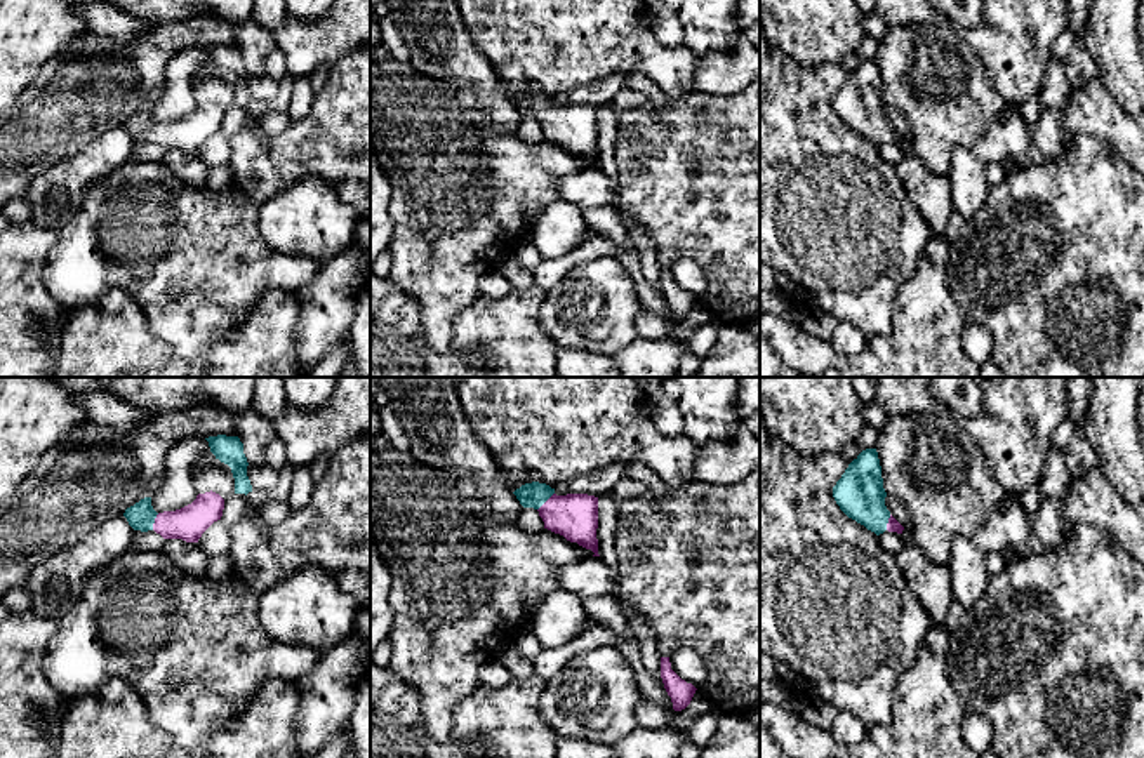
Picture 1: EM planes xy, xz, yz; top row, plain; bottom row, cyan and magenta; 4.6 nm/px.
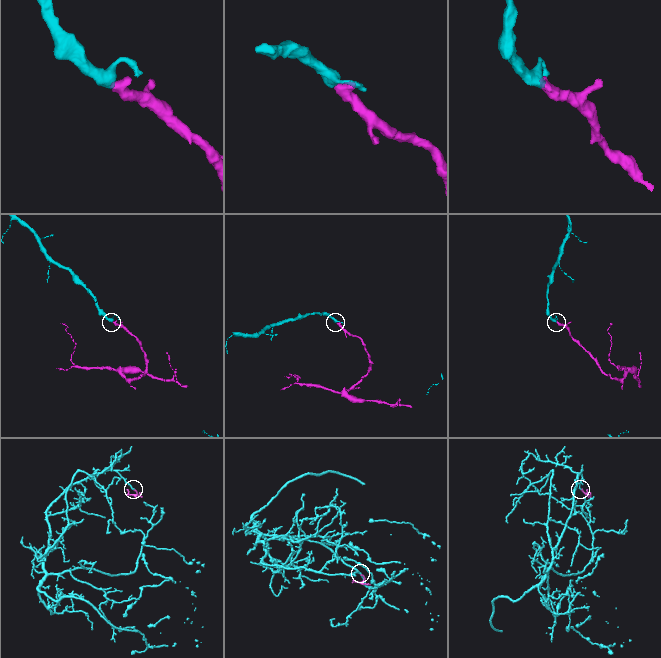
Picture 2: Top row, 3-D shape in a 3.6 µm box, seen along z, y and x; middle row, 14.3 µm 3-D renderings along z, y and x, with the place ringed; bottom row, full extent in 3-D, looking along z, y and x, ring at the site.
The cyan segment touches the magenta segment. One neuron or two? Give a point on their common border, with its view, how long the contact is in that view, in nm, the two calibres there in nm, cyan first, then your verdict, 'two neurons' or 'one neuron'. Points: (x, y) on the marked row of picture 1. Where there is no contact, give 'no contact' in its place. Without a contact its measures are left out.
contact xy (153, 522); length 90 nm; calibres 130 and 160 nm; one neuron

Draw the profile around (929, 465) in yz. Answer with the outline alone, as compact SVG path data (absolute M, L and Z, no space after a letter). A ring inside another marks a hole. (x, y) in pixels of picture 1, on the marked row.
M948 410L888 416L875 449L887 495L904 506L915 544L937 565L948 565L954 535L974 539L1008 495Z

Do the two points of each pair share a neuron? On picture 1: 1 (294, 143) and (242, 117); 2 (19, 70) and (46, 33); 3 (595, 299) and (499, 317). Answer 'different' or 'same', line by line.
1: different
2: same
3: different

